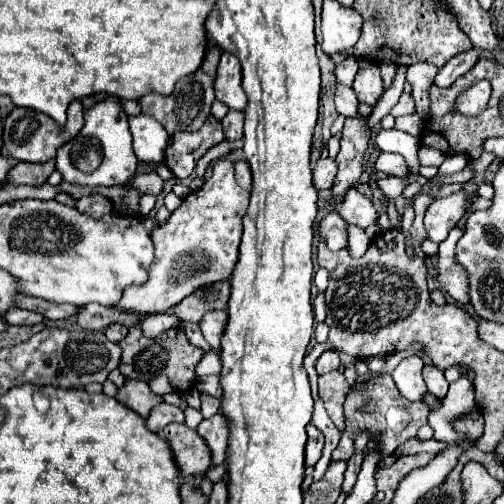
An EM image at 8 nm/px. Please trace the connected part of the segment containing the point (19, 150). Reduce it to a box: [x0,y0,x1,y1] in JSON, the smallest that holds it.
[3,100,83,162]

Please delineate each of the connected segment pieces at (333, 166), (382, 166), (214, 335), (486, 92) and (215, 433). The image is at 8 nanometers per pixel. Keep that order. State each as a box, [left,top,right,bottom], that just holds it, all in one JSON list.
[[313,158,337,190],[375,152,409,178],[199,310,227,350],[455,80,491,116],[197,412,227,466]]

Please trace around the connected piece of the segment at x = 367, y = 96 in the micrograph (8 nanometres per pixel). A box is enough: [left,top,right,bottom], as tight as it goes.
[353,64,383,106]

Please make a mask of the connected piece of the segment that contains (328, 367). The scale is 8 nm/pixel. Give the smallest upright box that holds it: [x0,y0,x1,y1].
[315,350,339,374]

